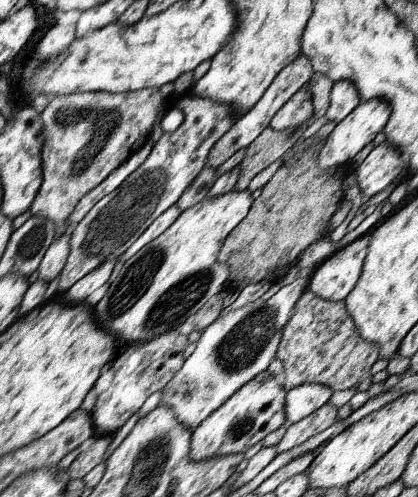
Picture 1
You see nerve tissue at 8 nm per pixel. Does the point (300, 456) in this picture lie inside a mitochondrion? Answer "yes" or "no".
no

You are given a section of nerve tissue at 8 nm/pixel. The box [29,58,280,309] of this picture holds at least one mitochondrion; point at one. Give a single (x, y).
(128, 209)

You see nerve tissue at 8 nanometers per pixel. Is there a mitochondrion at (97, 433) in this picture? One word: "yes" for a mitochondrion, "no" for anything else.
no

